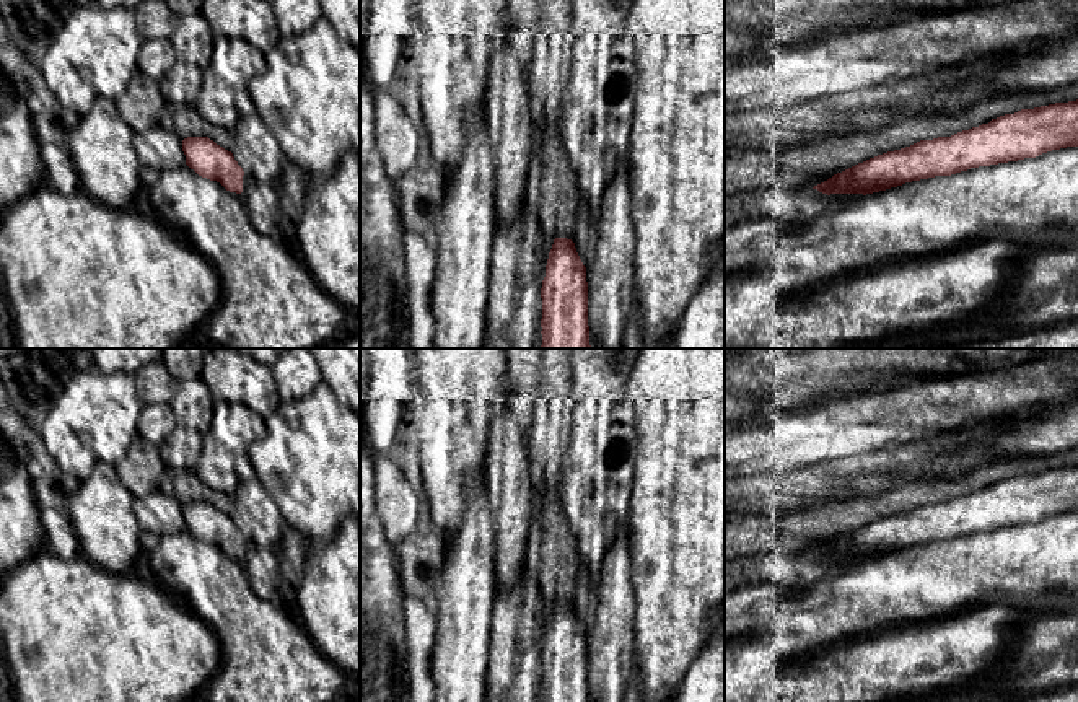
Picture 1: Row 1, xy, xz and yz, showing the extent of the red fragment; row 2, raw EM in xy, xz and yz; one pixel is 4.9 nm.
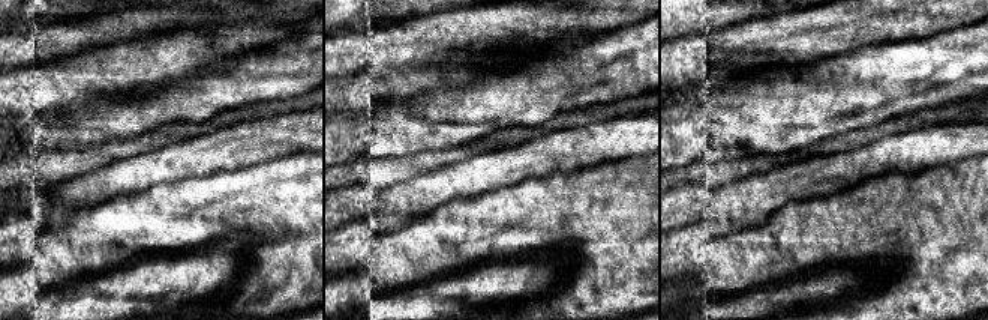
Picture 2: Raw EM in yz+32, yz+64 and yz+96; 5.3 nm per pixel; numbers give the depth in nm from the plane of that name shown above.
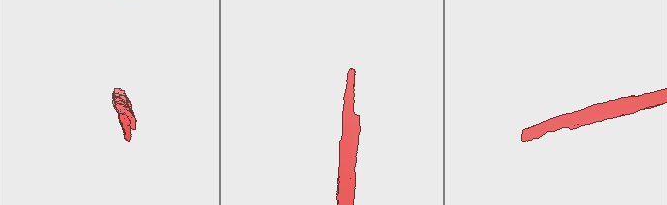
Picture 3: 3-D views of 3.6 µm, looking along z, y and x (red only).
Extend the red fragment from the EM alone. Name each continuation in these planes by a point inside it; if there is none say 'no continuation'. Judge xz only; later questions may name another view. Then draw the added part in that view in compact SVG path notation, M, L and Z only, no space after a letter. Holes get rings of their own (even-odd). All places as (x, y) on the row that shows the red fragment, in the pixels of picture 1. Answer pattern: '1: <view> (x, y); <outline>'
no continuation

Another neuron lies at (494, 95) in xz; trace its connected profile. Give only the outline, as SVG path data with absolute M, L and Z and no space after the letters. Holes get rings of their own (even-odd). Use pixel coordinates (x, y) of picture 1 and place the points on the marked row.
M506 41L502 42L493 59L485 99L485 119L492 129L490 148L495 179L493 202L497 228L500 228L511 222L519 205L524 202L528 166L531 161L531 147L534 140L534 129L531 121L531 98L528 91L526 73L521 67L519 59L511 50L511 46Z

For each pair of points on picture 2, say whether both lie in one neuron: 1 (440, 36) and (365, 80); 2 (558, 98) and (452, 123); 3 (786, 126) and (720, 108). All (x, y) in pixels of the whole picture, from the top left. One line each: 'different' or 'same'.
1: different
2: same
3: same

